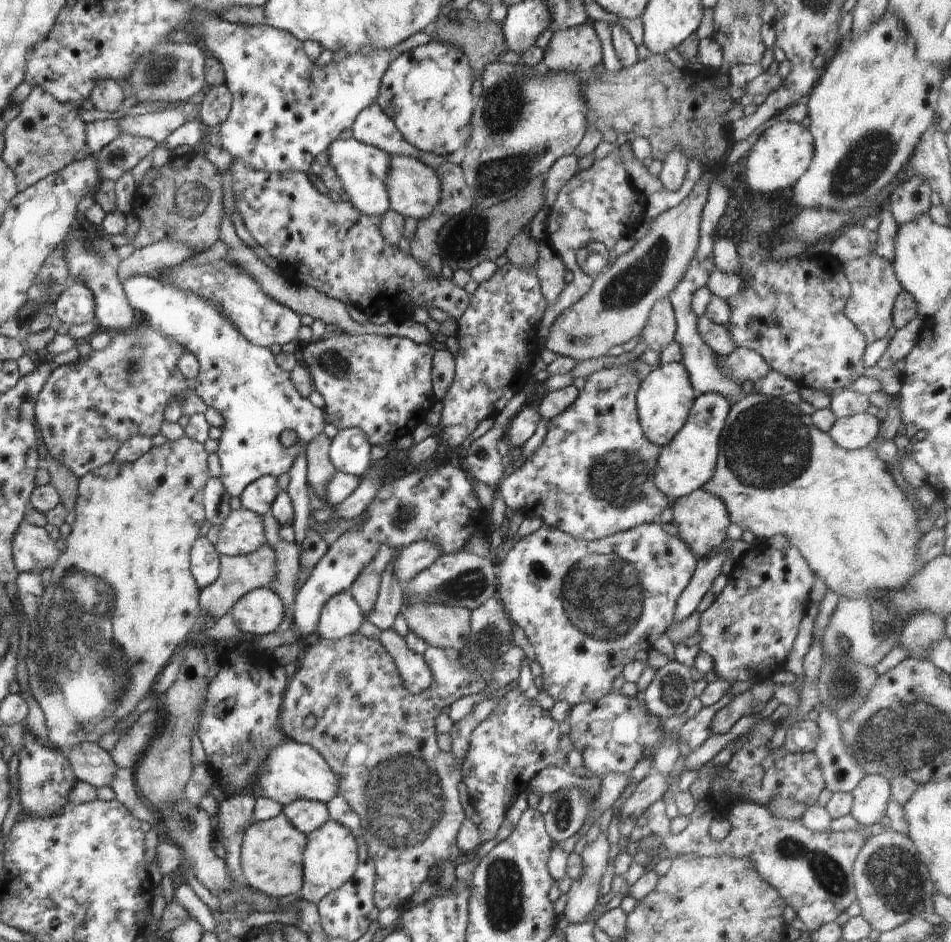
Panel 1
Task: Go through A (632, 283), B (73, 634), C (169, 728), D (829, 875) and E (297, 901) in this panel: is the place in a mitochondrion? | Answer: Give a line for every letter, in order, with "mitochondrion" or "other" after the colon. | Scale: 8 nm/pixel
A: mitochondrion
B: mitochondrion
C: mitochondrion
D: mitochondrion
E: other

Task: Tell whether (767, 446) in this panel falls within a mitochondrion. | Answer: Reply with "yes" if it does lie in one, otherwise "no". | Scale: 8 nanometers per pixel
yes

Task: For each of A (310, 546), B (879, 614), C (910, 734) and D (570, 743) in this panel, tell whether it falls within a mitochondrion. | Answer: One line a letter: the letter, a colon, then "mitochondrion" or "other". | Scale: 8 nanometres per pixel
A: other
B: mitochondrion
C: mitochondrion
D: other

